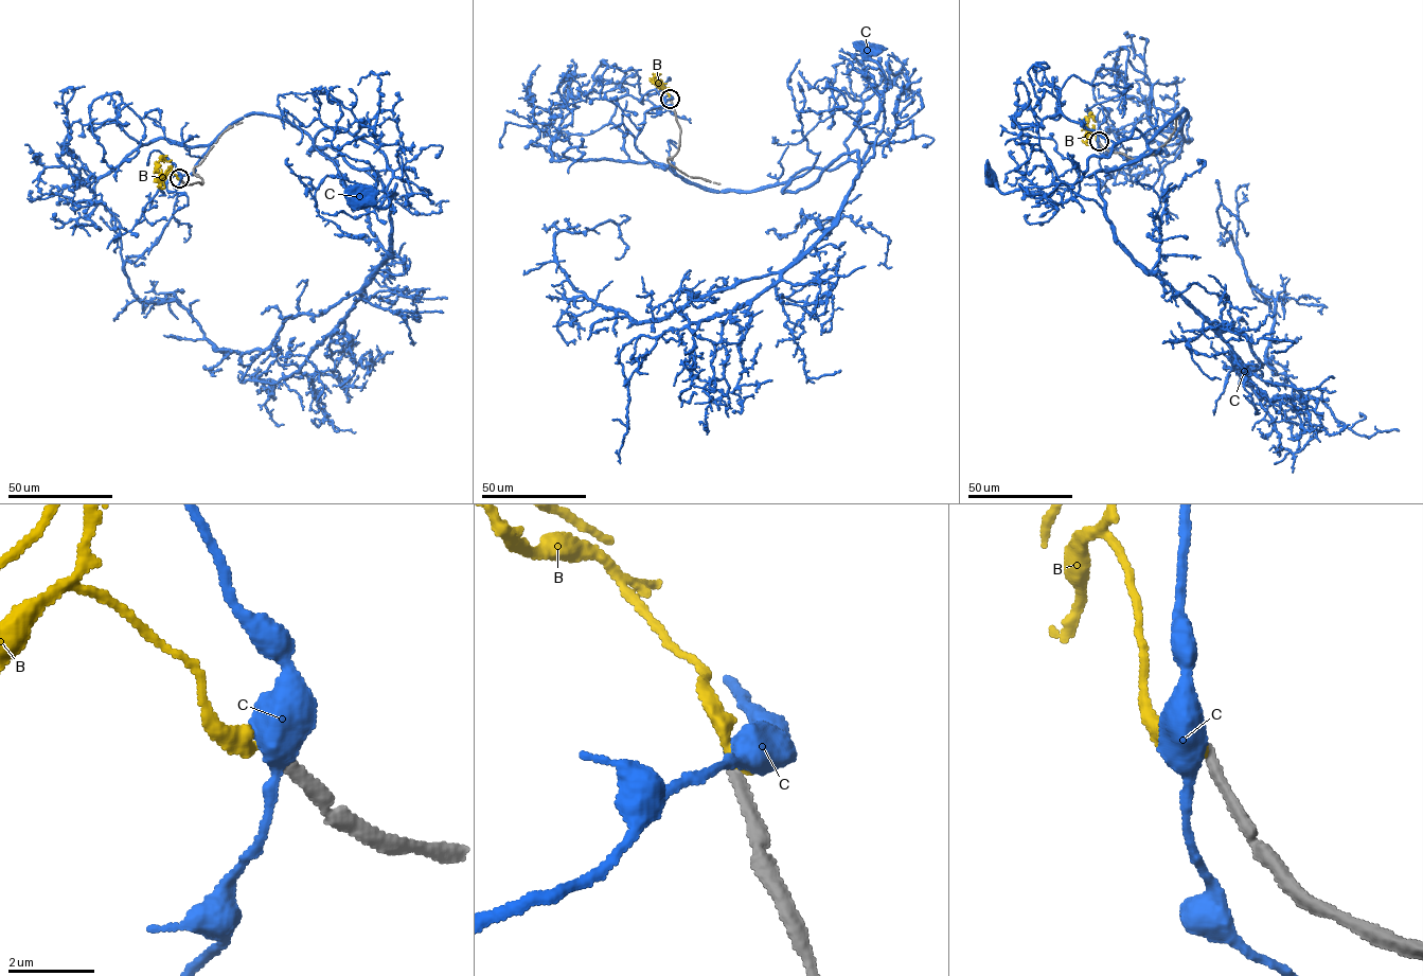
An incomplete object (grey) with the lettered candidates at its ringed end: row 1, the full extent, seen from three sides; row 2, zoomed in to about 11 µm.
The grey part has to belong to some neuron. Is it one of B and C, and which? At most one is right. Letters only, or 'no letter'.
no letter

